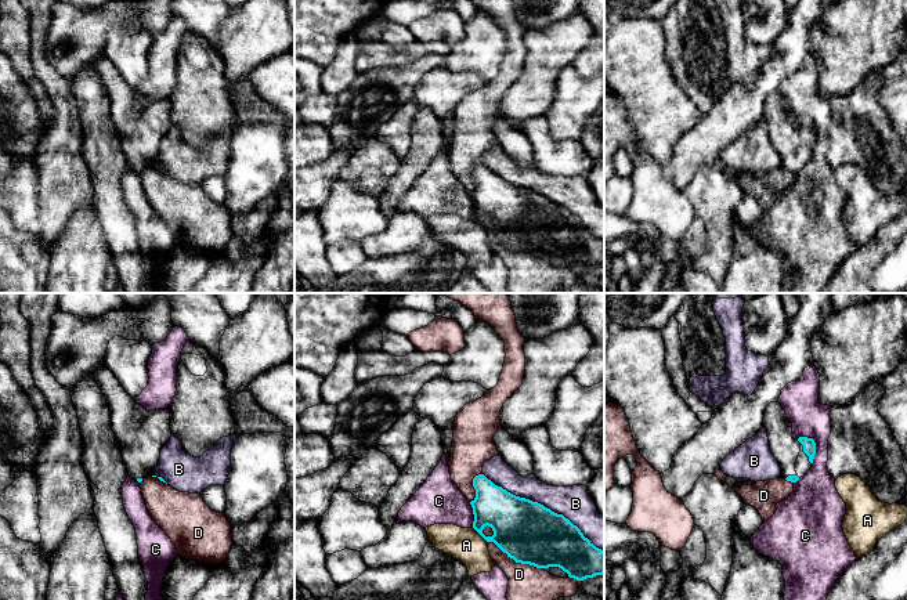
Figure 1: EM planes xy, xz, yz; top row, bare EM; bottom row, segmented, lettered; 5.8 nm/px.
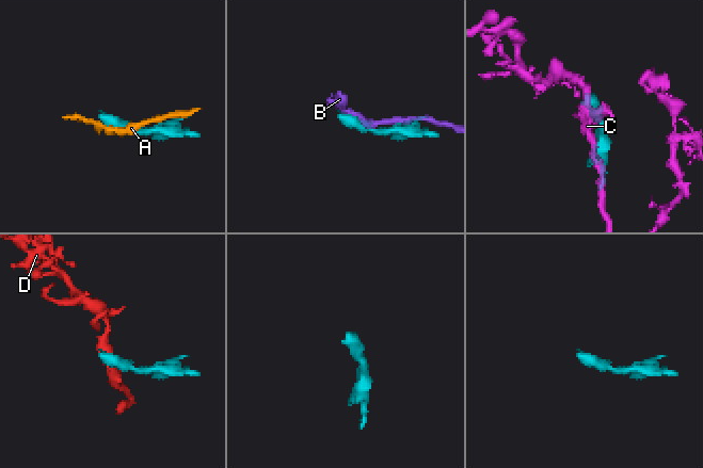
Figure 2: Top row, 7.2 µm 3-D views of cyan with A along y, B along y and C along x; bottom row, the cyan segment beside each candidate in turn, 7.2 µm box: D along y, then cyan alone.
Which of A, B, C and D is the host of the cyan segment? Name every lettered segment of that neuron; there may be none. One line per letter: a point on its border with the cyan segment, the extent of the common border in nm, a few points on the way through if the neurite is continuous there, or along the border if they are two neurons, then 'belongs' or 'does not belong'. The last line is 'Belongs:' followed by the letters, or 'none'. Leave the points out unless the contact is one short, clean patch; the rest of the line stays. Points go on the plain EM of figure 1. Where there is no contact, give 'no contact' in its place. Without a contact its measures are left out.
A: contact xz (480, 224); length 130 nm; does not belong
B: contact xz (542, 195); length 850 nm; does not belong
C: contact yz (815, 136); length 180 nm; border yz (799, 126), (806, 126), (815, 133), (812, 154); does not belong
D: contact xz (515, 250); length 360 nm; does not belong
Belongs: none

